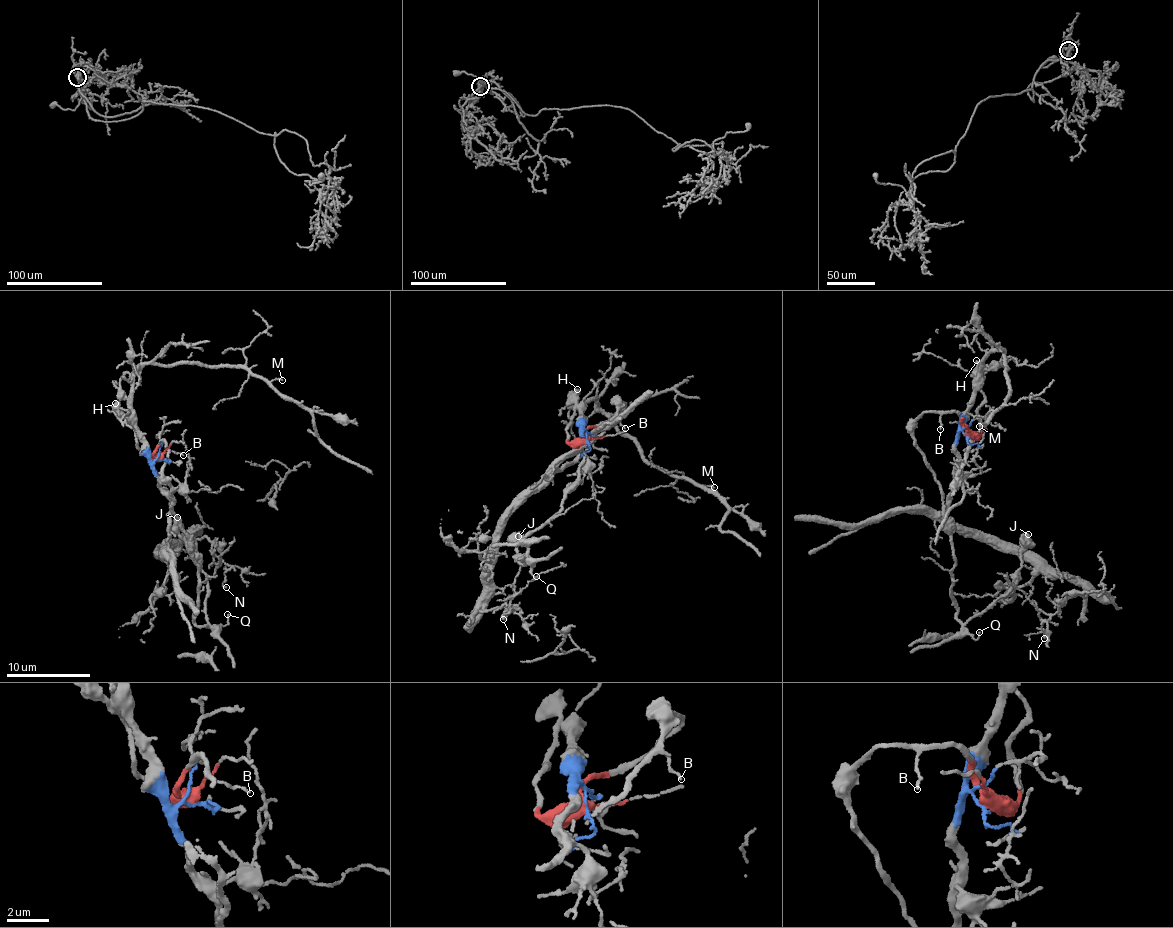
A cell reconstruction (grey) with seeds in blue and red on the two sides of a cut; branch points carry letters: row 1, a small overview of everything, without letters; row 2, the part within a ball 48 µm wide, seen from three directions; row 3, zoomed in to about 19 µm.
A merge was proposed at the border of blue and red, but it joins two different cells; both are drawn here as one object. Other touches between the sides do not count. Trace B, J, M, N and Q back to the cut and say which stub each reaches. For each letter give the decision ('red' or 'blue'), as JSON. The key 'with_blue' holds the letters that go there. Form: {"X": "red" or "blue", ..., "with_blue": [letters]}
{"B": "red", "J": "red", "M": "blue", "N": "blue", "Q": "red", "with_blue": ["M", "N"]}

